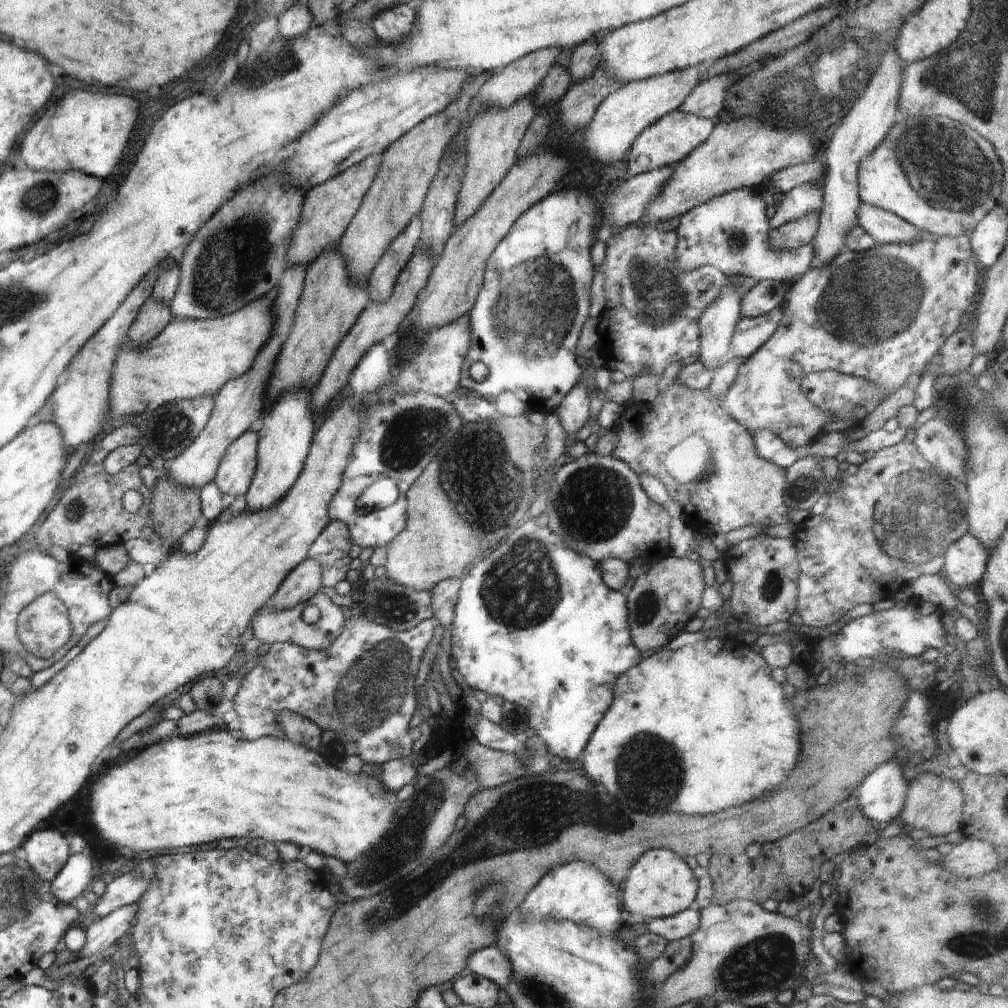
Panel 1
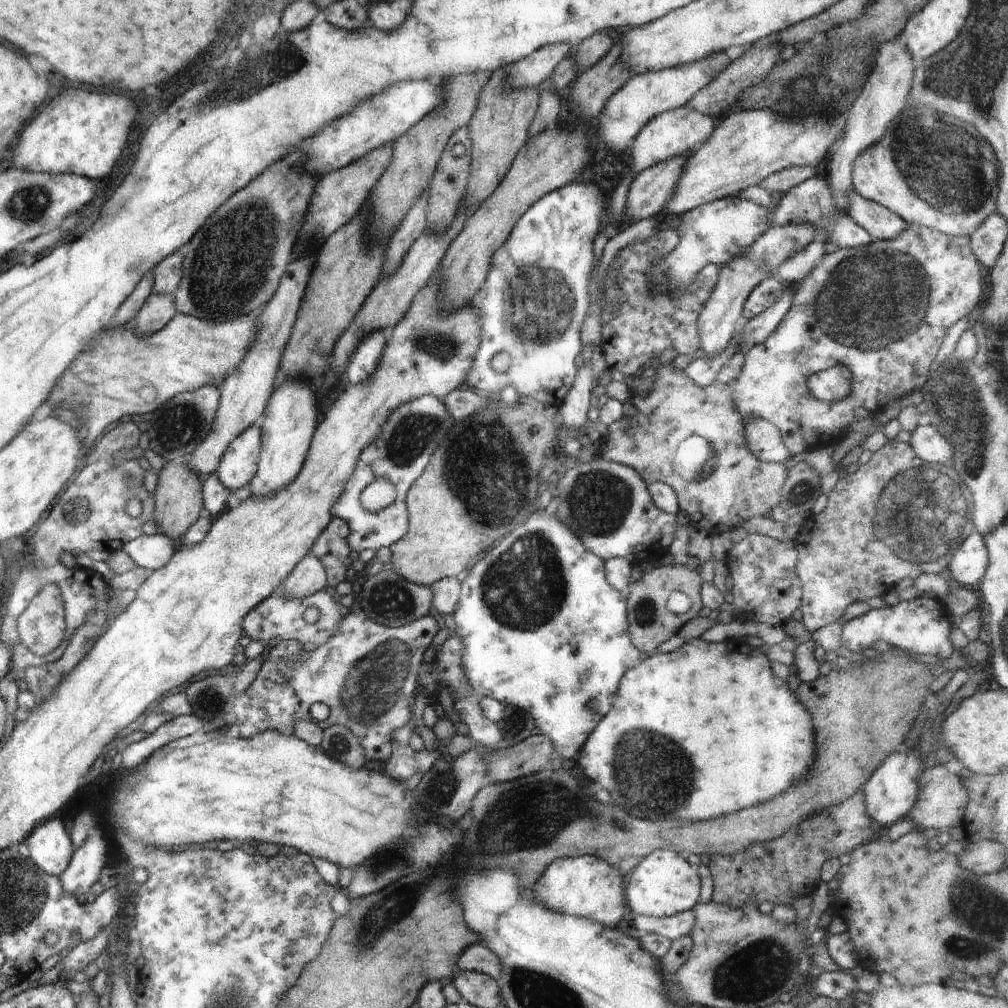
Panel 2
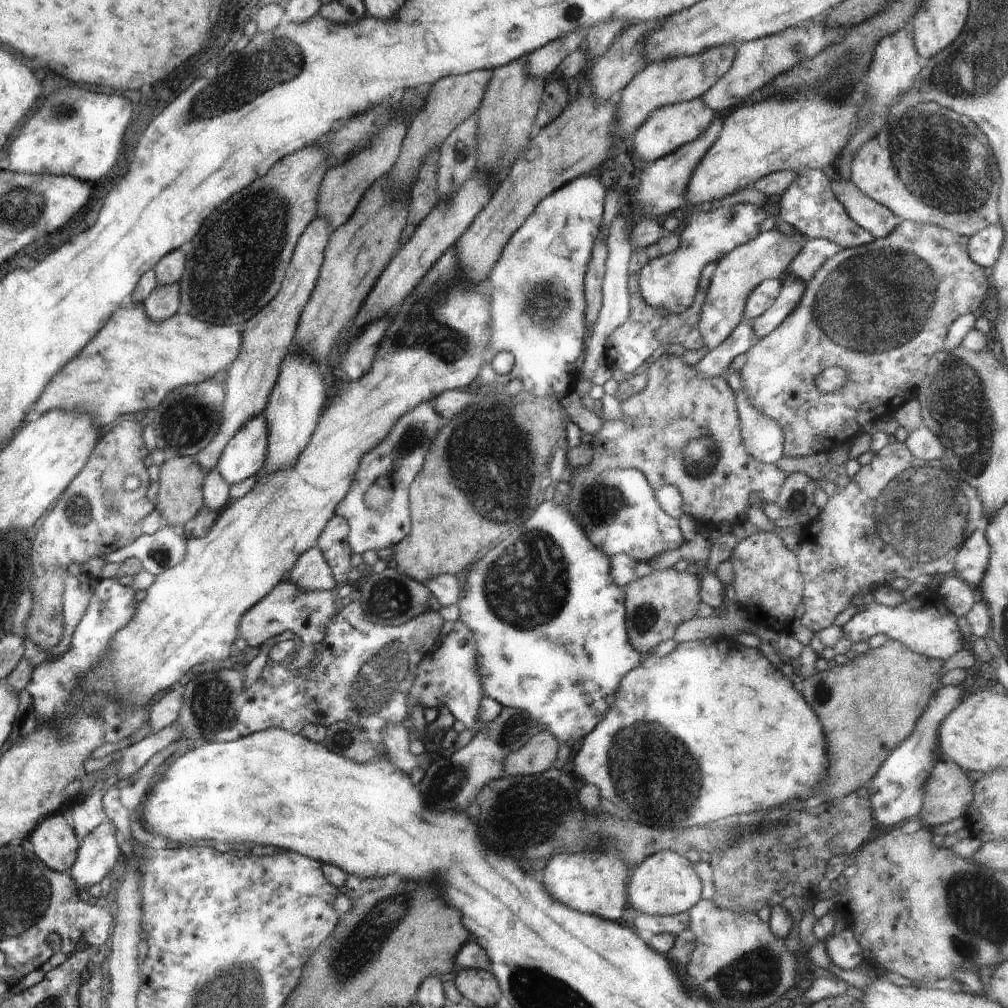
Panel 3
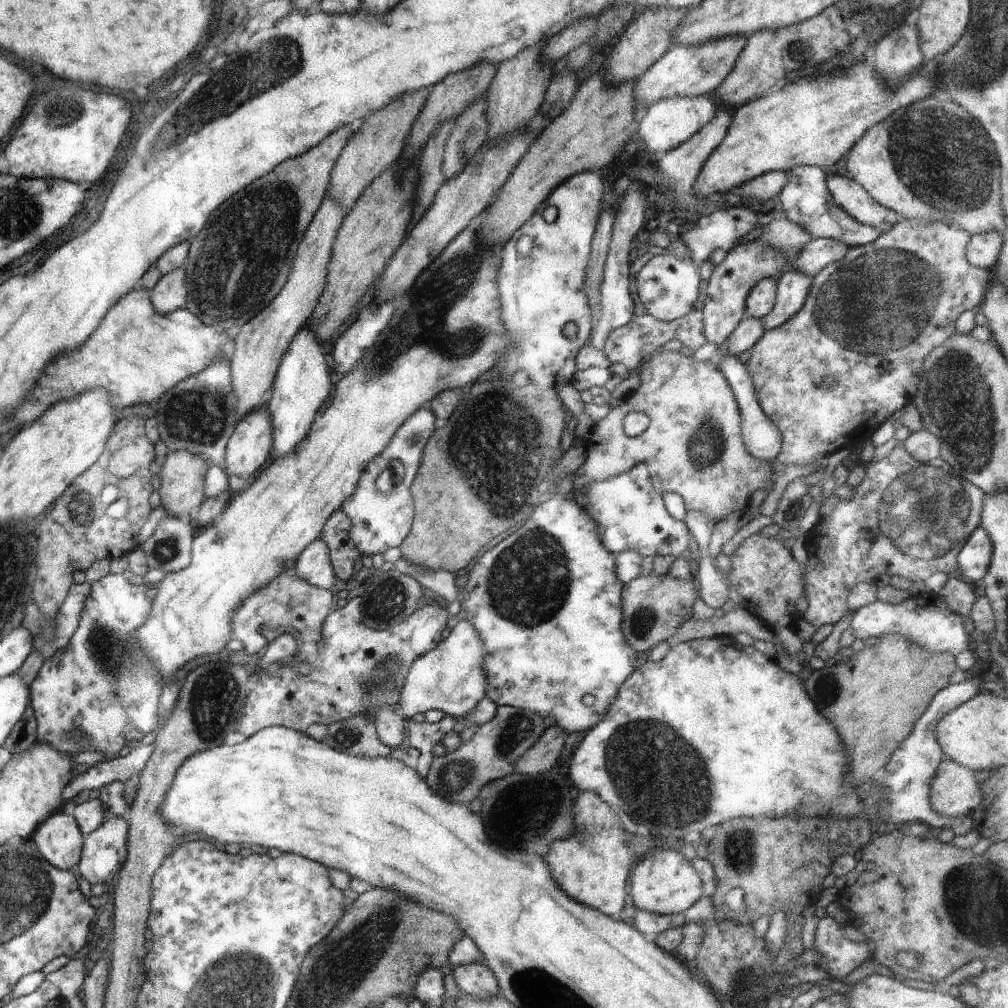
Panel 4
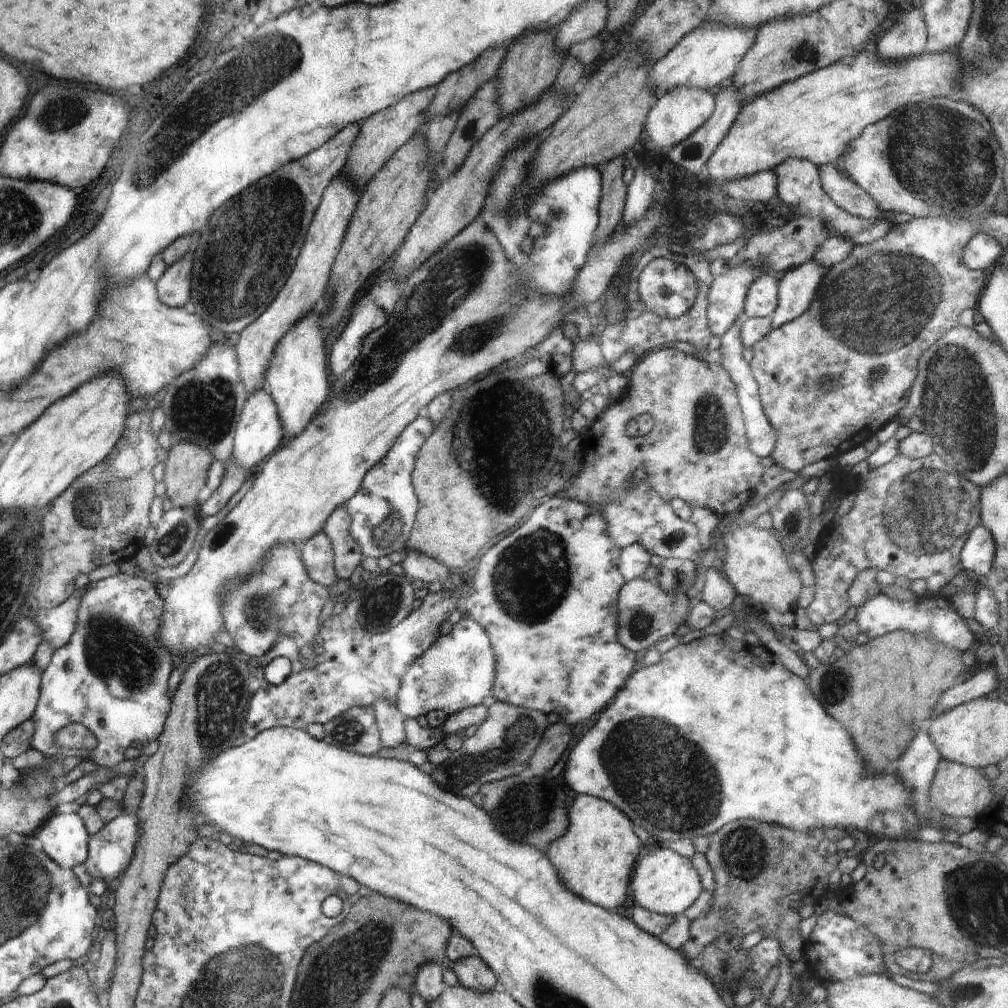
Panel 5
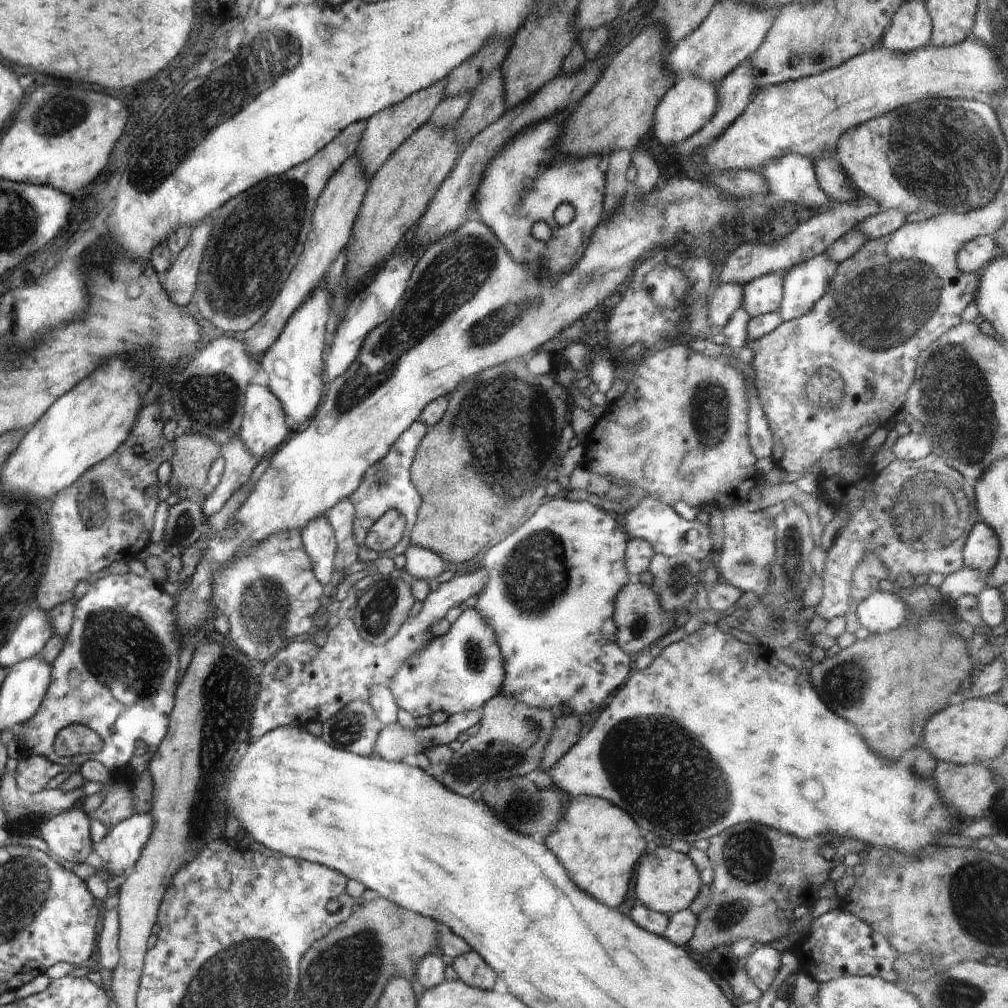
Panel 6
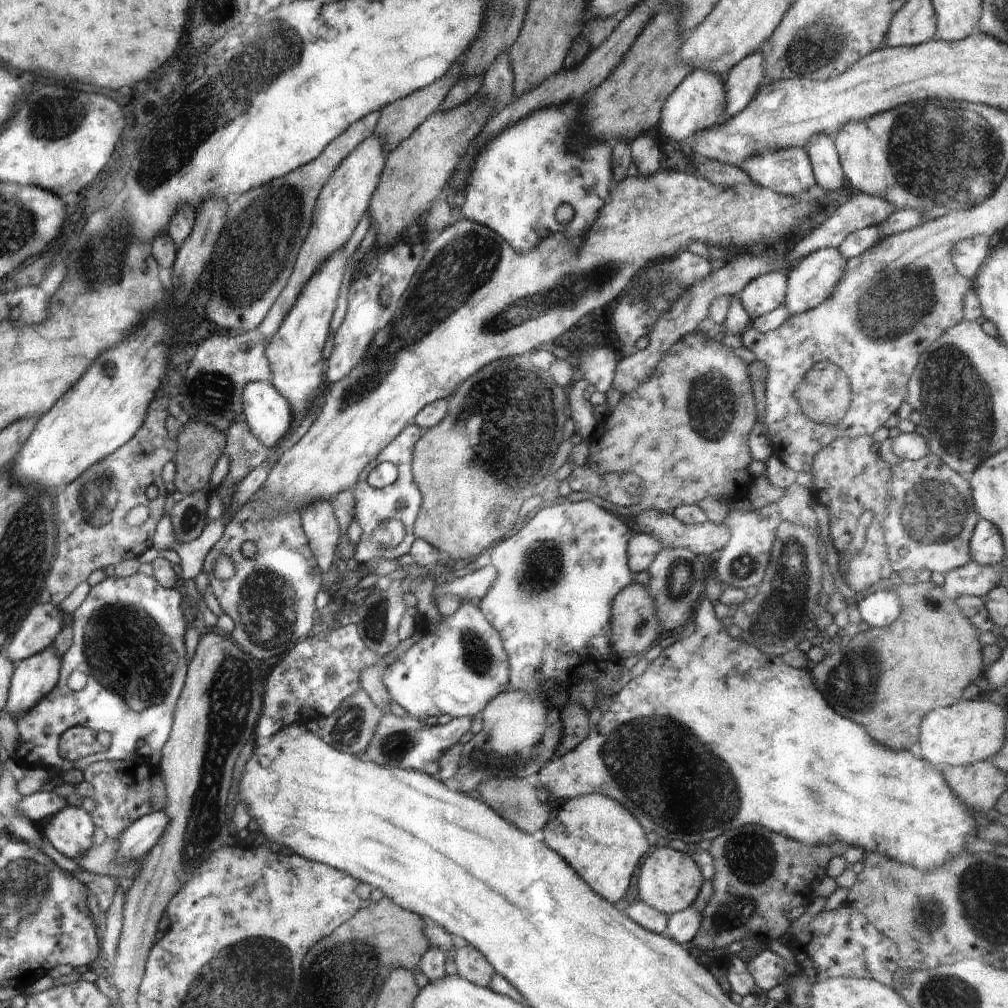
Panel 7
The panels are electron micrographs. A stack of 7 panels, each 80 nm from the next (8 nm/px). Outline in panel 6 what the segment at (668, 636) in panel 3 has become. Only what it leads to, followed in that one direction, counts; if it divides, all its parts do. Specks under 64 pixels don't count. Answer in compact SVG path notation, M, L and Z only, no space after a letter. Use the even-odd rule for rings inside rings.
M632 579L626 583L618 593L614 611L614 622L618 630L616 631L616 644L624 648L626 654L632 657L634 654L642 654L655 644L661 644L667 630L676 620L676 614L670 615L659 604L659 596L653 592L651 587Z

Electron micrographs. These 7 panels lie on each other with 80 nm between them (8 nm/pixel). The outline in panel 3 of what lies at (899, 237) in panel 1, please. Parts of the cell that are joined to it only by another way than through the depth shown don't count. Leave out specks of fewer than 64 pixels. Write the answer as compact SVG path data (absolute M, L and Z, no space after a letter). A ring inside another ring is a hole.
M832 176L832 191L851 220L854 220L860 227L870 232L874 239L889 236L903 222L888 208L864 195L851 180L838 180L835 176Z

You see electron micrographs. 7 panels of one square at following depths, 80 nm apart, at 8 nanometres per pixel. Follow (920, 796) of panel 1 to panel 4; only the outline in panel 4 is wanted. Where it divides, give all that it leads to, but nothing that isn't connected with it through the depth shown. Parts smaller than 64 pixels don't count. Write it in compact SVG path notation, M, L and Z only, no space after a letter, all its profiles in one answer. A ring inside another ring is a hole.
M943 758L930 784L929 802L933 811L945 817L966 817L981 803L983 792L972 769Z

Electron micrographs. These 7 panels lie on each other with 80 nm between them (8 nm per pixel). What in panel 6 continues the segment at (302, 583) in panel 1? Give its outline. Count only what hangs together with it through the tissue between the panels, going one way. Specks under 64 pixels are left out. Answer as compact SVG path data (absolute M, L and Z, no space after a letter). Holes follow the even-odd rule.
M322 513L317 519L310 521L300 533L315 577L328 588L335 567L337 540L327 513Z

